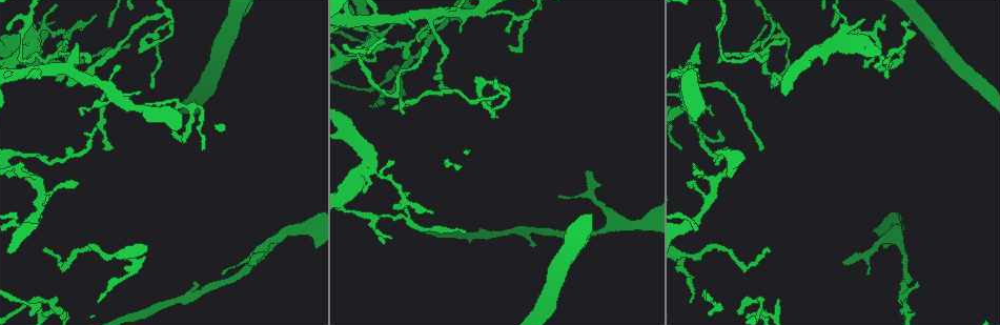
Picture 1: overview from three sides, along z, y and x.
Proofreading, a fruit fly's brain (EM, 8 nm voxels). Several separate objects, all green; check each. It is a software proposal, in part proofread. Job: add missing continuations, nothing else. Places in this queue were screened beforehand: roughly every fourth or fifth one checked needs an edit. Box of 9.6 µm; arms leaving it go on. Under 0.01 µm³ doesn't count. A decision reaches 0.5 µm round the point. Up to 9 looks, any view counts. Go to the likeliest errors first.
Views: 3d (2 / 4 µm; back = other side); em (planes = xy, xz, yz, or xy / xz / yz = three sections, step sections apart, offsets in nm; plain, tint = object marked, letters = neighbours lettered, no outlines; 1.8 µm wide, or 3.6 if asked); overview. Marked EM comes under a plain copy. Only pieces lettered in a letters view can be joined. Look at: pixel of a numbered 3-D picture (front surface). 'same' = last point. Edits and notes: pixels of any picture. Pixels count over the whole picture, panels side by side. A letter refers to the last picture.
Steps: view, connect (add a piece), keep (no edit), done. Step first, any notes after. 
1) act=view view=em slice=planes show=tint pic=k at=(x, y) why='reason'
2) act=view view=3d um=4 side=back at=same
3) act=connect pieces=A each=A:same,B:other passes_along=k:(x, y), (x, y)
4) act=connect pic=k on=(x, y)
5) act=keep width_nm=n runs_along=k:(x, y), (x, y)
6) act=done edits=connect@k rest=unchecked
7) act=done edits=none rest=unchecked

act=view view=em slice=planes show=letters pic=1 at=(588, 172) why='branch stops here'

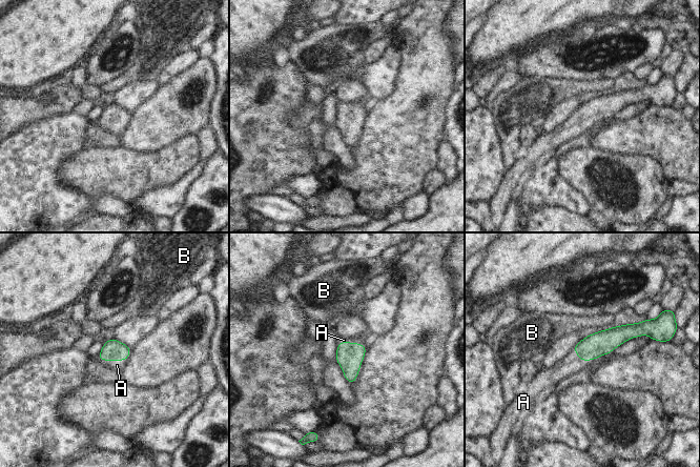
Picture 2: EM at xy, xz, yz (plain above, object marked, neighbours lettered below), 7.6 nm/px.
act=connect pieces=A each=A:same,B:other passes_along=2:(112, 349), (112, 360), (117, 365) found='it goes on there'

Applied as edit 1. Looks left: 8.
act=view view=em um=3.6 slice=planes show=letters pic=1 at=(47, 252) why='thin end'

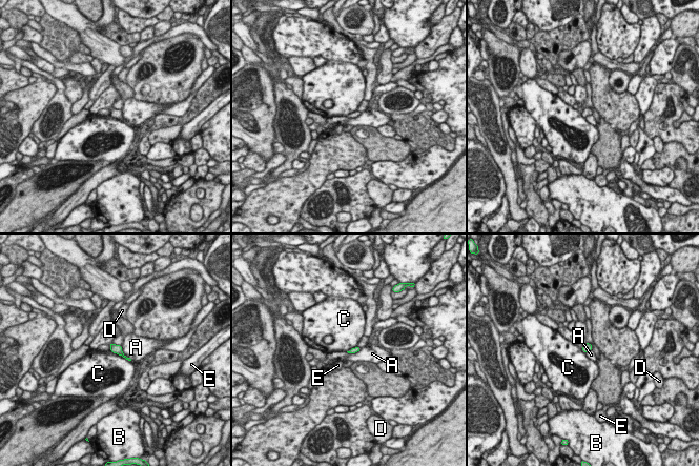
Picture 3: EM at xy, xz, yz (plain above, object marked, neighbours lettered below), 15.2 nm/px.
act=keep each=A:other,B:other,C:other,D:other,E:other border=3:(109, 349), (130, 361) found='no lettered piece goes on from it'

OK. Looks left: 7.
act=view view=3d um=2 pic=1 at=(112, 148) why='branch stops here'

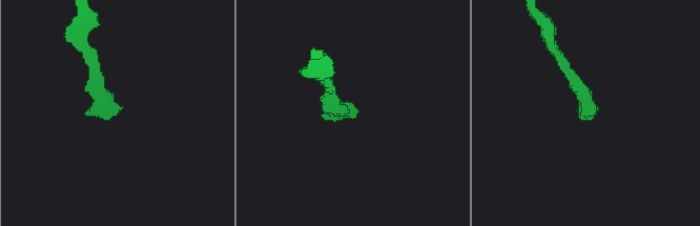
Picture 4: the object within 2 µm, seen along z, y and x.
act=view view=em slice=xz step=8 show=letters pic=4 at=(594, 114) why='need the tissue'

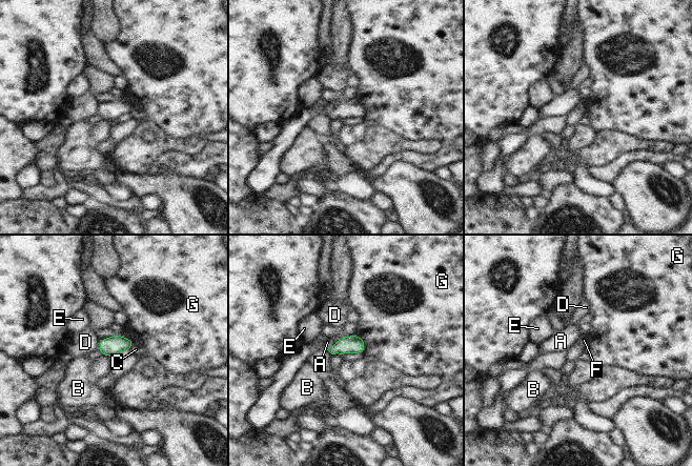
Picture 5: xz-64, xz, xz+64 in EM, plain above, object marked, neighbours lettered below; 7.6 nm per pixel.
act=keep each=A:other,B:other,C:other,D:other,E:other,F:other,G:other border=5:(331, 353), (340, 353), (342, 356) found='no lettered piece goes on from it'

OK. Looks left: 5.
act=view view=em slice=yz step=16 show=tint pic=1 at=(22, 59) why='sharp bend'

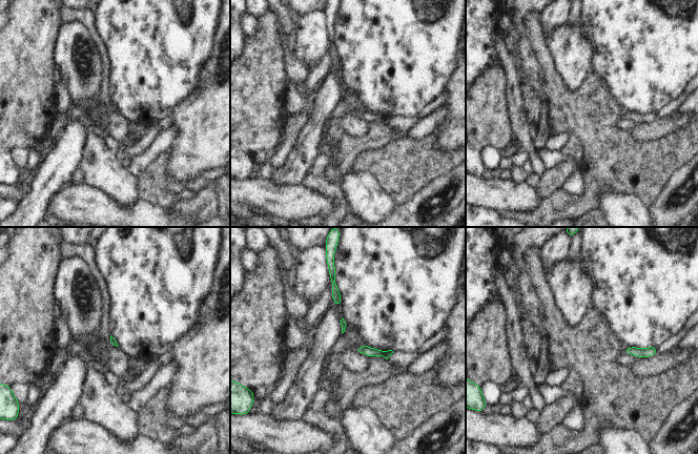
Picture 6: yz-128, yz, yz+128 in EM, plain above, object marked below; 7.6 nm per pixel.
act=view view=em slice=planes show=tint at=same

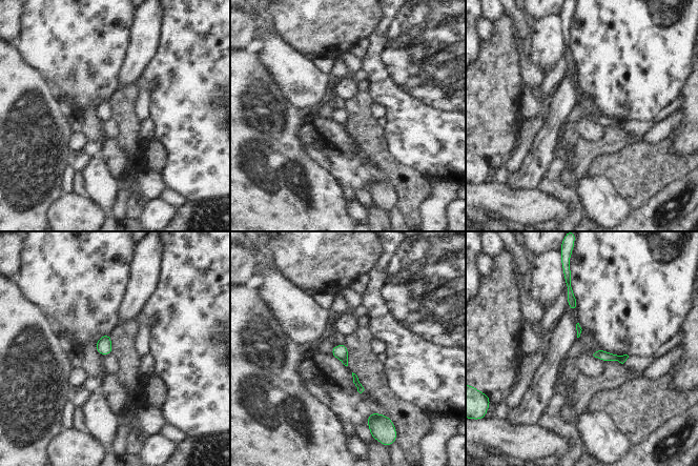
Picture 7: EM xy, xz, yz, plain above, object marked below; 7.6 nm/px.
act=view view=em slice=planes show=letters at=same

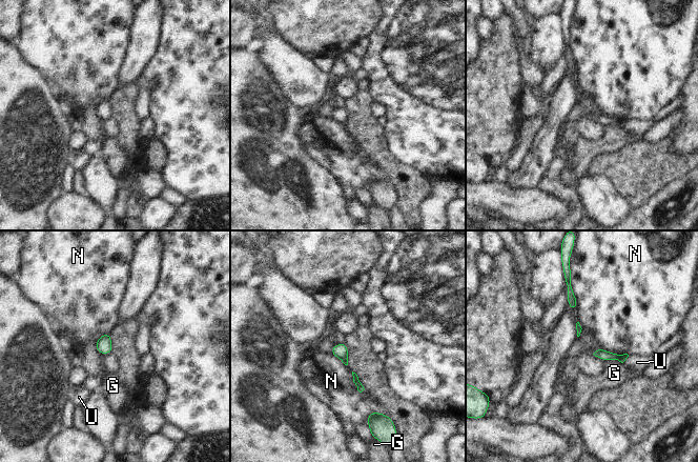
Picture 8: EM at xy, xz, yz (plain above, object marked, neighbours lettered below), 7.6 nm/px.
act=keep width_nm=80 each=G:other,N:other,U:other found='no lettered piece goes on from it'

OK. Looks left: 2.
act=done edits=connect@2 rest=unchecked

